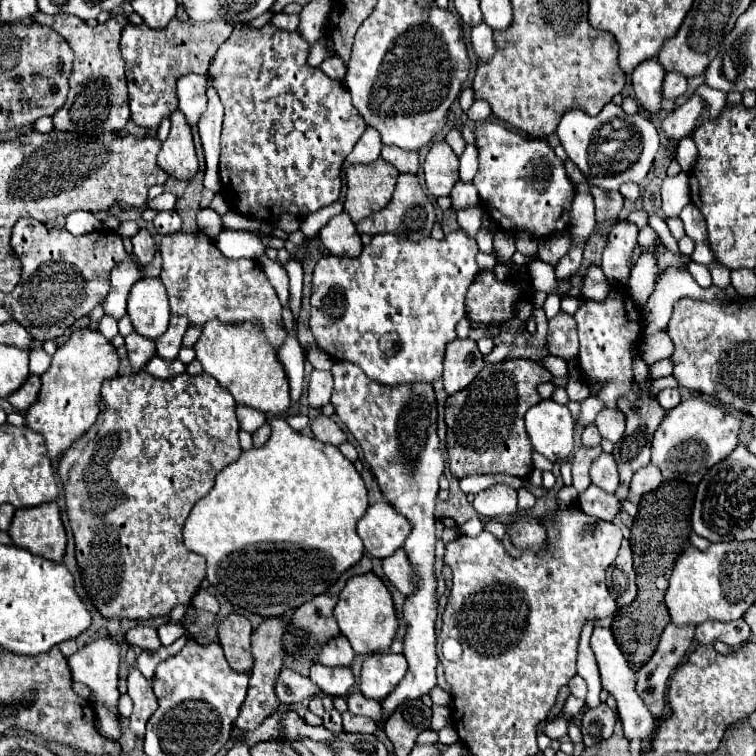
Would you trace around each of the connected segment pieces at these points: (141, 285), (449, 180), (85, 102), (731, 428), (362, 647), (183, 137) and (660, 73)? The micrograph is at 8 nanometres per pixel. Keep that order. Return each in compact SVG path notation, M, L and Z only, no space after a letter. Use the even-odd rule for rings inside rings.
M145 277L133 285L129 293L127 315L131 317L135 331L143 337L157 339L167 331L169 301L161 279Z
M445 141L433 143L427 153L423 171L429 193L433 193L435 197L443 197L449 195L451 187L459 181L459 159Z
M35 13L31 21L49 25L55 29L73 49L75 61L73 71L69 75L69 95L65 105L53 115L55 129L59 131L79 131L87 135L101 135L103 129L117 133L123 129L131 117L129 99L127 99L127 79L125 79L125 63L119 51L119 37L123 27L129 23L125 15L113 15L101 25L87 25L75 15L45 15Z
M699 397L685 399L667 413L663 423L655 431L651 461L659 465L665 479L691 475L691 483L699 483L705 471L709 471L709 467L729 457L729 453L739 445L739 429L741 419L737 415L727 413L723 407L707 403Z
M373 571L351 577L347 581L345 589L339 593L335 617L337 617L341 633L349 639L351 647L363 655L377 653L377 651L389 651L389 647L397 635L397 629L399 629L399 619L395 613L393 597L391 597L387 585Z
M179 111L171 115L171 131L169 137L163 141L157 163L169 177L185 181L189 181L199 169L191 127Z
M657 59L643 61L639 67L635 67L631 75L631 85L639 101L639 107L649 111L651 115L657 115L661 111L663 77L665 77L665 71Z

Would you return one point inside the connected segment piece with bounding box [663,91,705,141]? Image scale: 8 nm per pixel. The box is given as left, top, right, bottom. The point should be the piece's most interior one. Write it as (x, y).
(680, 123)

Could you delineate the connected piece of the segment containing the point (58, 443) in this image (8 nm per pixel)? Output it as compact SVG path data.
M75 329L71 337L53 355L51 367L41 375L43 387L39 399L25 411L27 427L45 437L49 455L55 459L65 453L83 435L99 415L101 383L105 379L117 377L119 355L109 339L97 329Z

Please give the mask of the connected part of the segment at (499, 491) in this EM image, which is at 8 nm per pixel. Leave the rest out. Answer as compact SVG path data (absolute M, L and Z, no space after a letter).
M506 484L493 485L475 495L473 507L485 517L513 515L518 510L517 491Z

